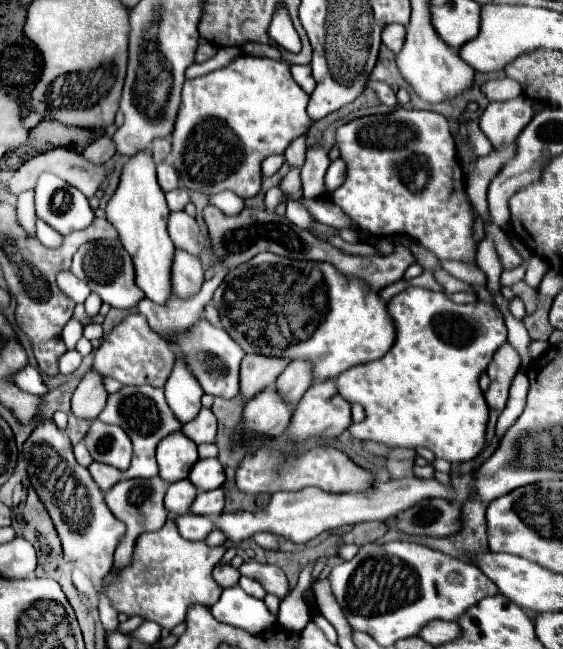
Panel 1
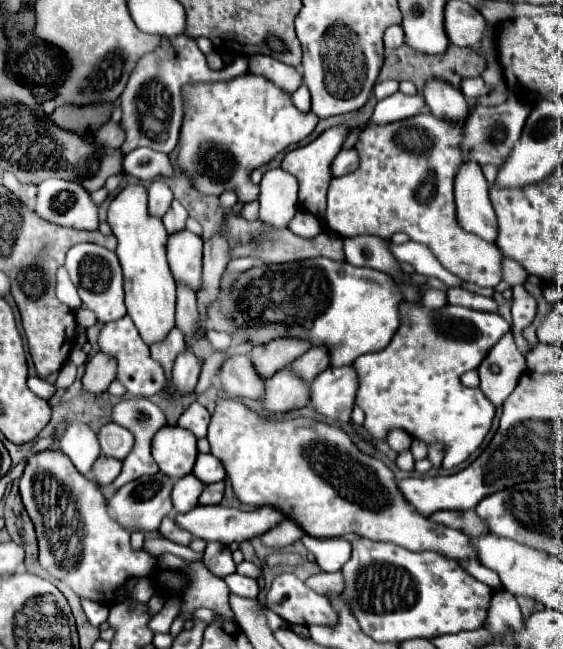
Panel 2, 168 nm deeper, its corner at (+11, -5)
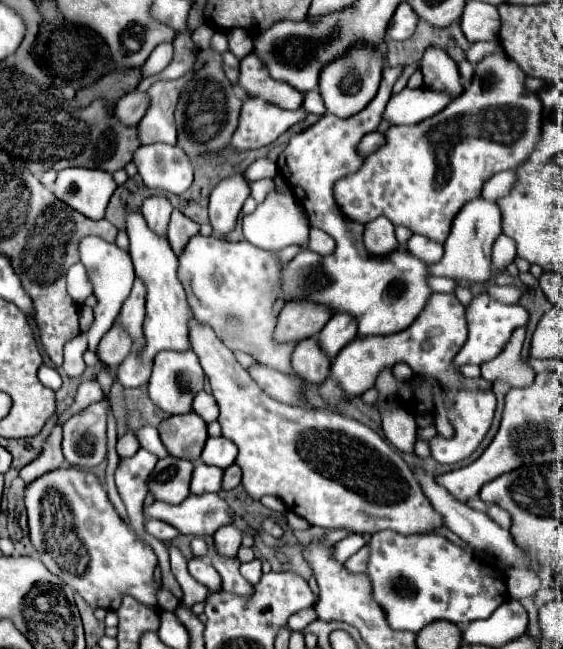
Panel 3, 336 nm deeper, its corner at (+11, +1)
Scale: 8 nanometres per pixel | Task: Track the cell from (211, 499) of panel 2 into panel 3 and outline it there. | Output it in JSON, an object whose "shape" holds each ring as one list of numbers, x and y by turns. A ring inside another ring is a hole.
{"shape":[[236,465,224,469,224,477,222,477,222,489,234,489,240,483,240,469]]}

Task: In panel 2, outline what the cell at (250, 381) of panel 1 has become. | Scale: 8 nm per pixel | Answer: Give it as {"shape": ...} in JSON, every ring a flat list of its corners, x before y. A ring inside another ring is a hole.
{"shape":[[280,337,280,341,268,341,268,345,258,345,252,349,252,361,256,371,268,379,282,367,296,361,312,345,308,341,296,341,294,337]]}

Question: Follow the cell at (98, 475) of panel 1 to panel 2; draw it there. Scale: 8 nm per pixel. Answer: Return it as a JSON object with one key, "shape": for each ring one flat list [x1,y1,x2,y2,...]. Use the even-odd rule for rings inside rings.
{"shape":[[102,455,102,457,94,463,90,475,92,475,94,481,98,481,100,485,110,485,110,483,116,479,116,475,120,473,120,469,122,469,122,461,120,461,120,459,104,457,104,455]]}

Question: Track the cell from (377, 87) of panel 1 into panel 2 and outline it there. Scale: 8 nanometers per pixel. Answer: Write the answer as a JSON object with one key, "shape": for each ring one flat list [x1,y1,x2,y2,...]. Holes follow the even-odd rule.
{"shape":[[400,91,382,99,376,105,376,115,380,115,380,125,408,119,422,111,426,111,426,101,420,95,404,95]]}

